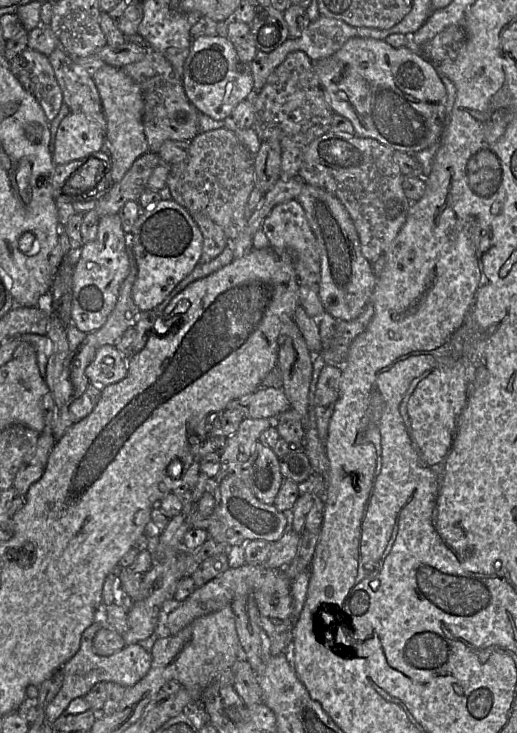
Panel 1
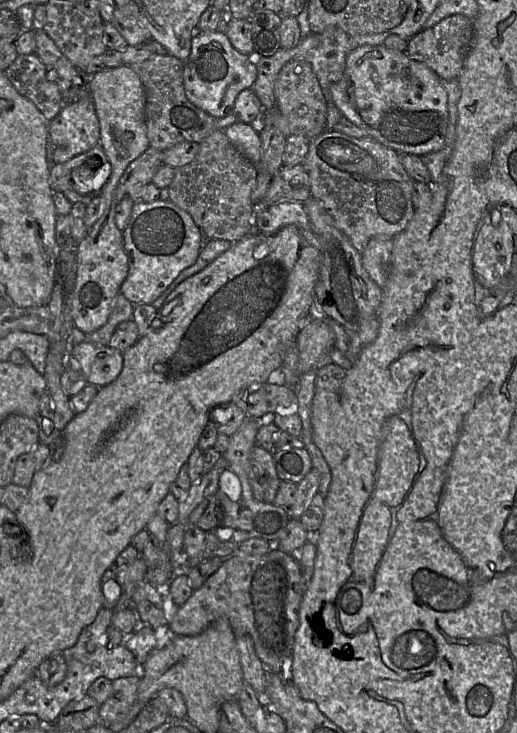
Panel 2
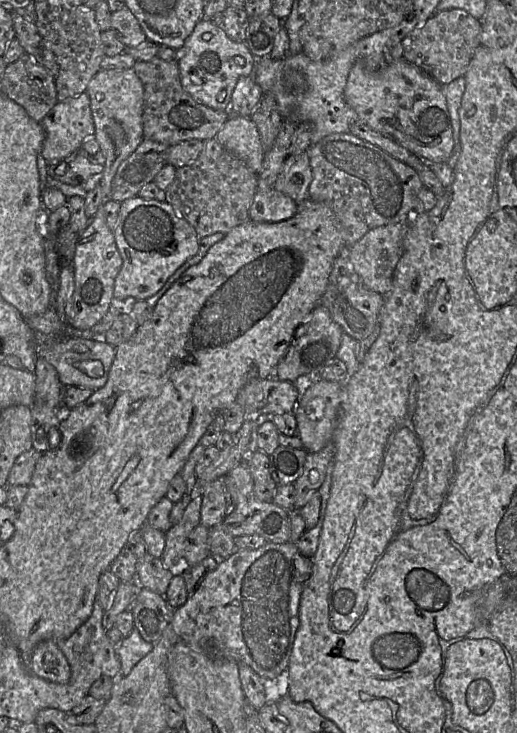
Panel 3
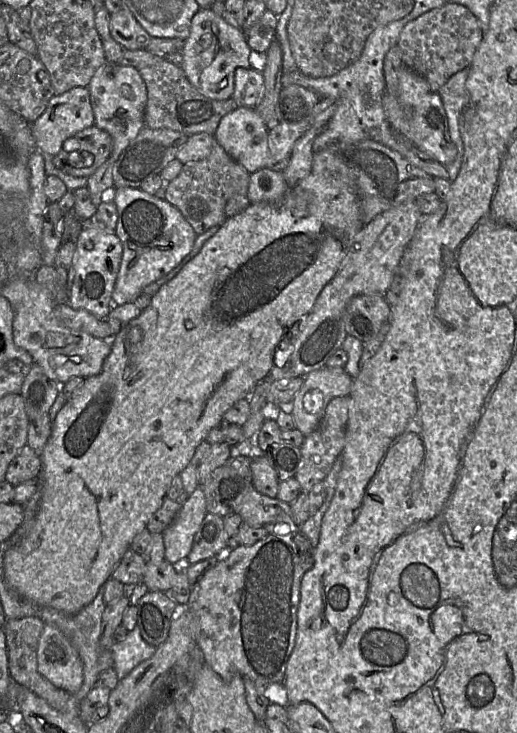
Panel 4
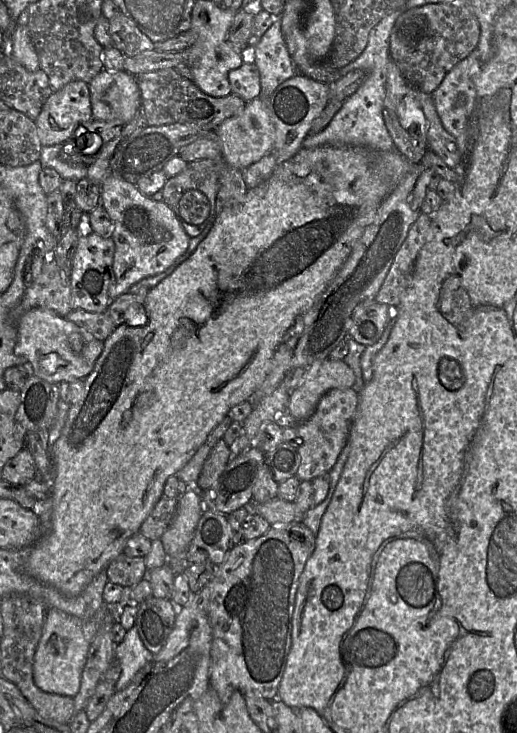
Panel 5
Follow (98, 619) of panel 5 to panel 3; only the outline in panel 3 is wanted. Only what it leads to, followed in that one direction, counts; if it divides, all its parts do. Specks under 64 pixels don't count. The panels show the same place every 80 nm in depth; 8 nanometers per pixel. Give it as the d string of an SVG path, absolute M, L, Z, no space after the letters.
M44 640L34 649L31 670L39 677L66 684L71 677L70 664L54 640Z

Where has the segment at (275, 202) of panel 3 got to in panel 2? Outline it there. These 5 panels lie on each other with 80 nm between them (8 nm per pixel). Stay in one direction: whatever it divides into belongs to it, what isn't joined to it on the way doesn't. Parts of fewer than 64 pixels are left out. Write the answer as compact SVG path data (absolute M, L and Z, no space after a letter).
M282 201L258 208L253 217L253 229L264 234L274 234L287 225L310 227L304 204L298 201Z

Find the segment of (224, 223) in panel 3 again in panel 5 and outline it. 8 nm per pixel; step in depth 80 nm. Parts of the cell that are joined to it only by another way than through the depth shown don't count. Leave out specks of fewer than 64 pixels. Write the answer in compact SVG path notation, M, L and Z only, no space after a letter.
M223 157L190 162L186 168L168 178L162 188L164 201L175 213L185 232L191 238L200 235L210 221L216 219L216 196L219 189L219 173L225 167Z

